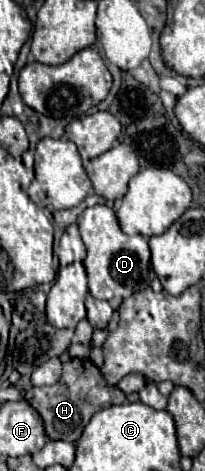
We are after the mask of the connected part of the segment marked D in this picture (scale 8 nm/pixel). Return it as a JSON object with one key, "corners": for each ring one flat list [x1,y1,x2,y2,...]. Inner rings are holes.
{"corners":[[94,205,88,207,78,217,78,227,82,241,88,249,88,255,84,259,84,267,88,277,88,289,92,297,96,299,126,299,136,291,142,291,150,287,154,281,154,271,150,265,150,247,148,239,142,235,126,235,120,229,120,223,116,219,116,213,106,205]]}

